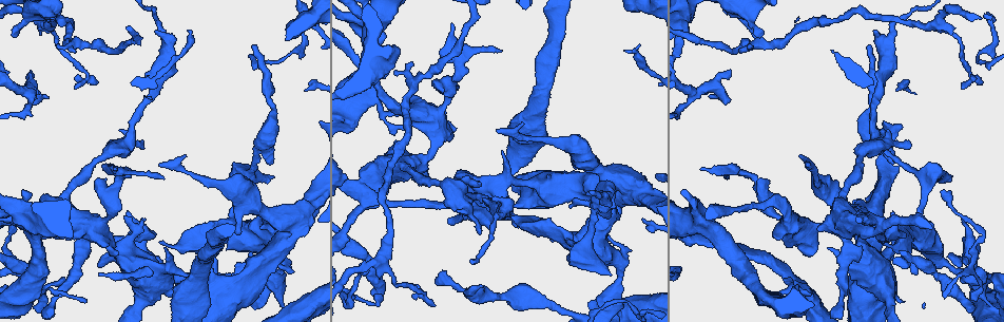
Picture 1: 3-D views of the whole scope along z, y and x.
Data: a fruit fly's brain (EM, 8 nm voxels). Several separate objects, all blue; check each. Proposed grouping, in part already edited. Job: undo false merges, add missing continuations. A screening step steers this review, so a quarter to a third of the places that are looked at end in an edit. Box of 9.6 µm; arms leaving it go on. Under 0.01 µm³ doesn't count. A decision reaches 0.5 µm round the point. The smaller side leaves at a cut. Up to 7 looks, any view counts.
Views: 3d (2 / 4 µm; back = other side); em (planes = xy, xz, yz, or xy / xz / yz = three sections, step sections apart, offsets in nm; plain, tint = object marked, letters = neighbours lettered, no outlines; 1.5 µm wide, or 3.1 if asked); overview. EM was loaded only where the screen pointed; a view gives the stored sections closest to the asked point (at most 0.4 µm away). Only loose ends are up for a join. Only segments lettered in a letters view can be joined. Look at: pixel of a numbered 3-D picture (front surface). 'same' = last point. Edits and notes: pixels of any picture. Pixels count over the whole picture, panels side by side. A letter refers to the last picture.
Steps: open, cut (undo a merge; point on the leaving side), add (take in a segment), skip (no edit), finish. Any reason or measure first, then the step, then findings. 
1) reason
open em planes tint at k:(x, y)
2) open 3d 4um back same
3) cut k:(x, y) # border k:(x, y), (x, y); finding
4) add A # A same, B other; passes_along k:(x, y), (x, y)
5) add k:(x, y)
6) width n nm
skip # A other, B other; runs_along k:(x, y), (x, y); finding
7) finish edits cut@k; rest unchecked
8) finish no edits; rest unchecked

a narrow waist
open 3d 4um at 1:(815, 173)

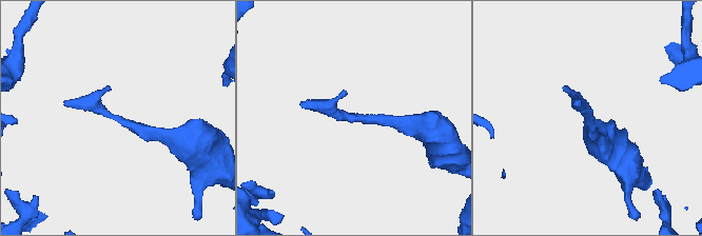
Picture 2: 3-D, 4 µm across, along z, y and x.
shape alone is not enough
open em planes tint at 2:(108, 116)

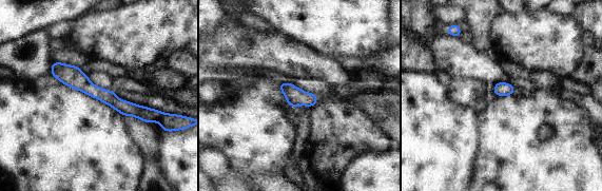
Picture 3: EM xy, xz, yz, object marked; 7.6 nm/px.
open em planes letters same

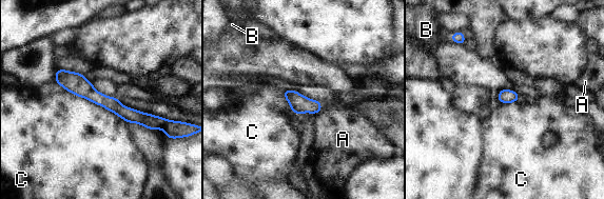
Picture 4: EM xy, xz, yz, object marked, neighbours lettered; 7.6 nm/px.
longest_contact C 550 nm
skip # A other, B other, C other; all the same cell

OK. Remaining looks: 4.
an open end
open em planes letters at 1:(141, 149)

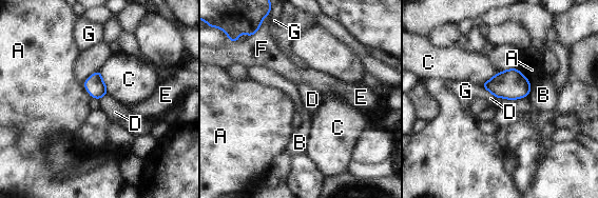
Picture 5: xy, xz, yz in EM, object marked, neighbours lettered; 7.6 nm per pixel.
skip # A other, B other, C other, D other, E other, F other, G other; border 5:(108, 93), (99, 99); none of them fits

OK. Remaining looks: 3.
an open end
open em xy step 8 letters at 1:(805, 254)

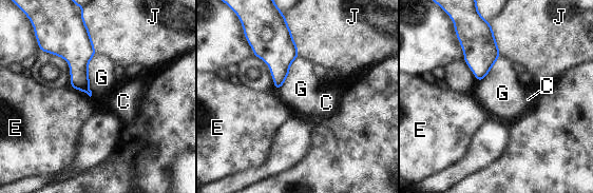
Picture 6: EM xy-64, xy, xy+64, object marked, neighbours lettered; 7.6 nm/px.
another direction
open em planes letters same

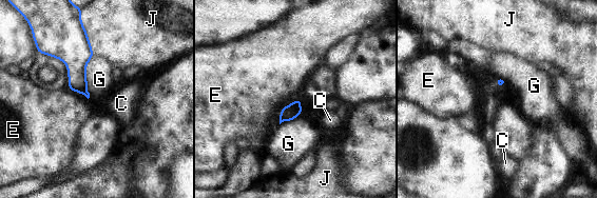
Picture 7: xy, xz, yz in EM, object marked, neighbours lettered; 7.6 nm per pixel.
skip # C other, E other, G other, J other; border 7:(301, 98), (282, 110), (278, 123); no lettered segment goes on from it

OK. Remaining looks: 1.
finish no edits; rest unchecked

